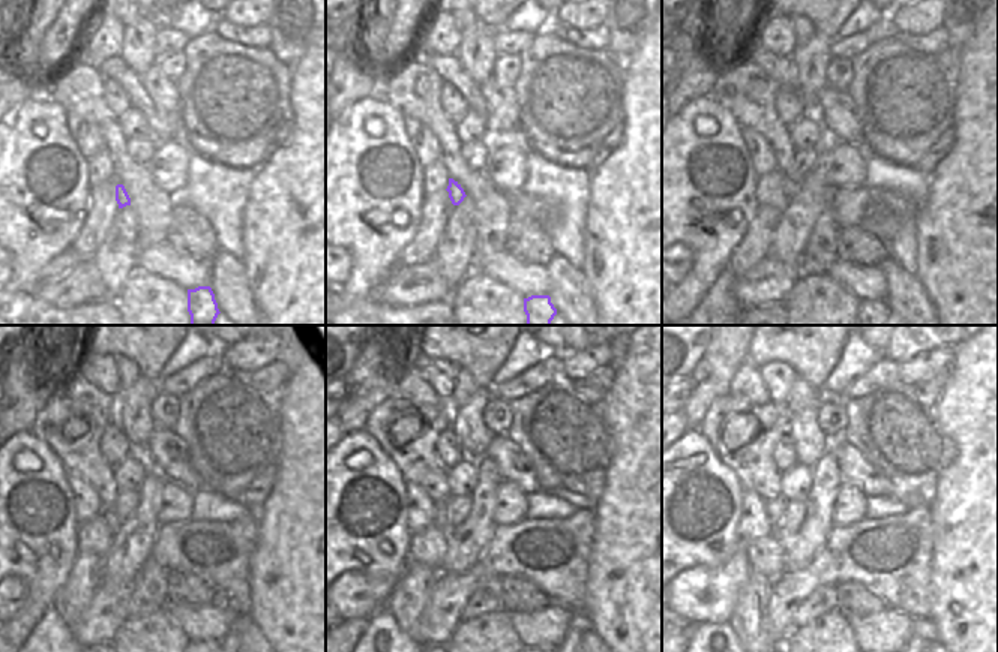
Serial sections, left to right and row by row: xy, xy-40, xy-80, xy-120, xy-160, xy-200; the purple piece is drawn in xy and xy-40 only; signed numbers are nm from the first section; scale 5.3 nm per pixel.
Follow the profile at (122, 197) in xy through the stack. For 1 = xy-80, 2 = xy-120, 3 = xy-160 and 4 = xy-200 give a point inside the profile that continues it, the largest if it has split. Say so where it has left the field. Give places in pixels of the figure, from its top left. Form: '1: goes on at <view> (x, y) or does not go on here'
1: goes on at xy-80 (790, 188)
2: goes on at xy-120 (107, 511)
3: goes on at xy-160 (440, 520)
4: goes on at xy-200 (775, 508)

